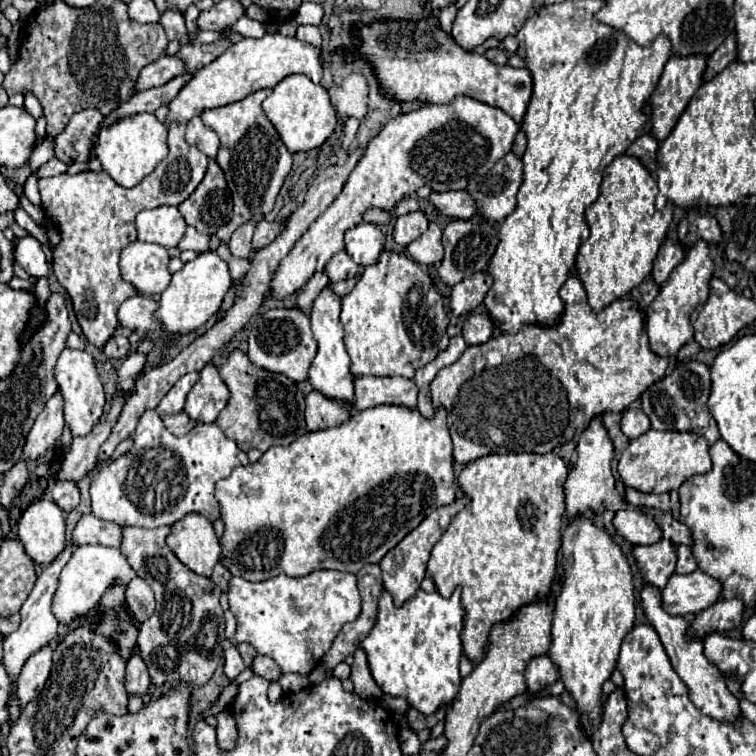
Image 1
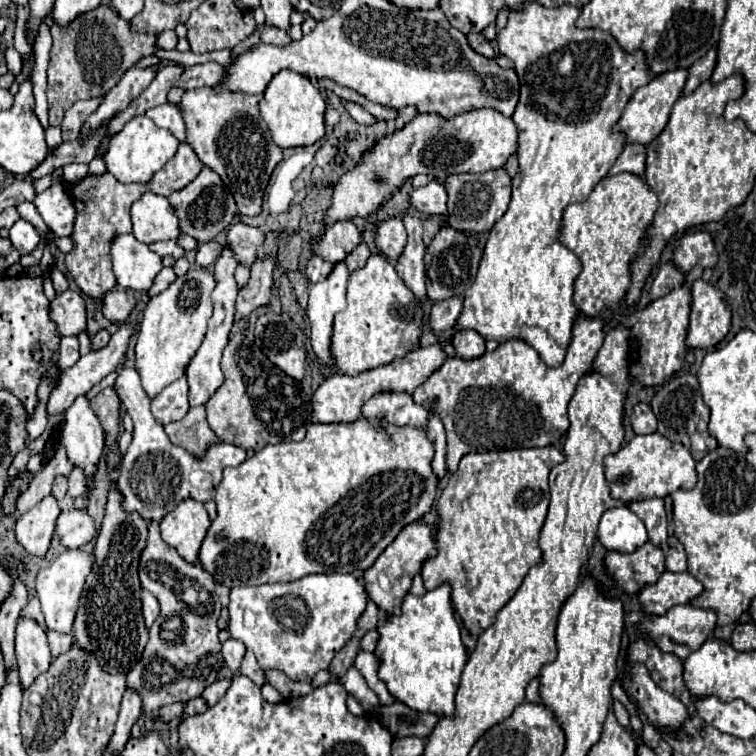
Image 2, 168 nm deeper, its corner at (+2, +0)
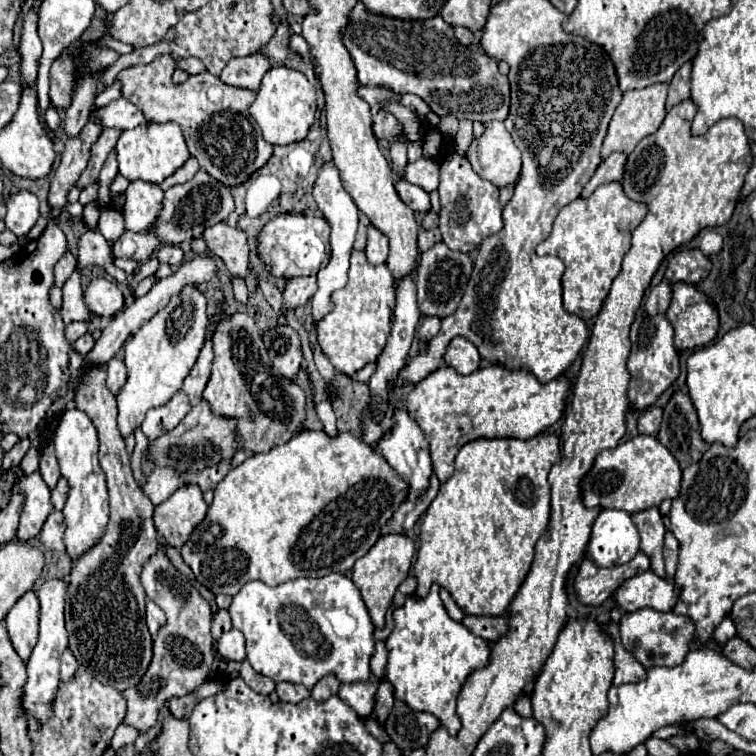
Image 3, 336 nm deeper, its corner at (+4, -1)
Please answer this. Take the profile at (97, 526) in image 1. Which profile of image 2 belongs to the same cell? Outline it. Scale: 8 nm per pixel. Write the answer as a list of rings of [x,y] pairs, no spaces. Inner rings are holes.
[[[87,511],[61,513],[57,519],[55,535],[65,547],[83,547],[91,543],[97,535],[95,519]]]

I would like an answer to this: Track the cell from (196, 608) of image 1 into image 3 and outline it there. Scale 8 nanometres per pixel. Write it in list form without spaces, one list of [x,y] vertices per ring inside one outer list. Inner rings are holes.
[[[159,546],[157,554],[151,556],[143,566],[141,584],[149,600],[153,600],[167,614],[167,626],[159,630],[153,640],[153,660],[147,674],[143,676],[143,682],[123,692],[127,700],[127,714],[123,718],[123,724],[137,728],[139,734],[145,734],[157,722],[157,714],[169,702],[169,698],[185,696],[207,680],[213,664],[213,654],[211,606],[197,592],[197,588],[193,588],[193,584],[173,568],[163,552],[163,546]]]

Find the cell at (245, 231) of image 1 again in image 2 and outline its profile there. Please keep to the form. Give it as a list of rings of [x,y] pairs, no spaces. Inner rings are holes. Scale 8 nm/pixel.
[[[223,247],[223,253],[221,257],[217,259],[215,263],[215,277],[217,277],[217,289],[213,291],[213,305],[215,305],[215,311],[213,311],[213,317],[209,321],[209,329],[207,329],[207,335],[199,347],[199,351],[195,353],[195,357],[191,359],[191,363],[187,365],[187,381],[189,381],[189,405],[191,407],[197,407],[197,405],[205,405],[213,395],[215,391],[223,385],[223,371],[219,367],[219,361],[221,361],[221,353],[229,341],[229,331],[231,331],[231,325],[233,325],[233,313],[235,313],[235,297],[237,297],[237,283],[235,283],[235,267],[237,267],[237,259],[235,259],[235,253],[229,249],[229,247]]]

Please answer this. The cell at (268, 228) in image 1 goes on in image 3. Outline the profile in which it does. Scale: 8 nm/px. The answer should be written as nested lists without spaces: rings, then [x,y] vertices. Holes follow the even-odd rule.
[[[219,222],[203,232],[203,240],[207,242],[207,248],[225,262],[231,276],[247,278],[249,248],[241,230],[231,230],[231,226]]]

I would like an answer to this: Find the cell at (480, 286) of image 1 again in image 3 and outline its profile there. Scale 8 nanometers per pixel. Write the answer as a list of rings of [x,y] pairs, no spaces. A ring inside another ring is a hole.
[[[425,316],[423,322],[419,324],[417,328],[417,338],[421,344],[427,344],[437,332],[439,332],[439,326],[441,326],[441,320],[437,316]]]

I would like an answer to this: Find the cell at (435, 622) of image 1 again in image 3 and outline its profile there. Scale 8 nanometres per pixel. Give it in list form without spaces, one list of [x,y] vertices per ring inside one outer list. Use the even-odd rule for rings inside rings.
[[[439,584],[431,586],[427,598],[407,598],[407,602],[395,610],[395,630],[387,638],[389,662],[385,678],[395,686],[395,698],[411,706],[415,712],[429,712],[447,728],[451,736],[457,736],[461,720],[457,716],[457,696],[465,678],[479,668],[487,666],[487,650],[491,658],[491,642],[473,636],[461,622],[449,618],[441,598]]]

